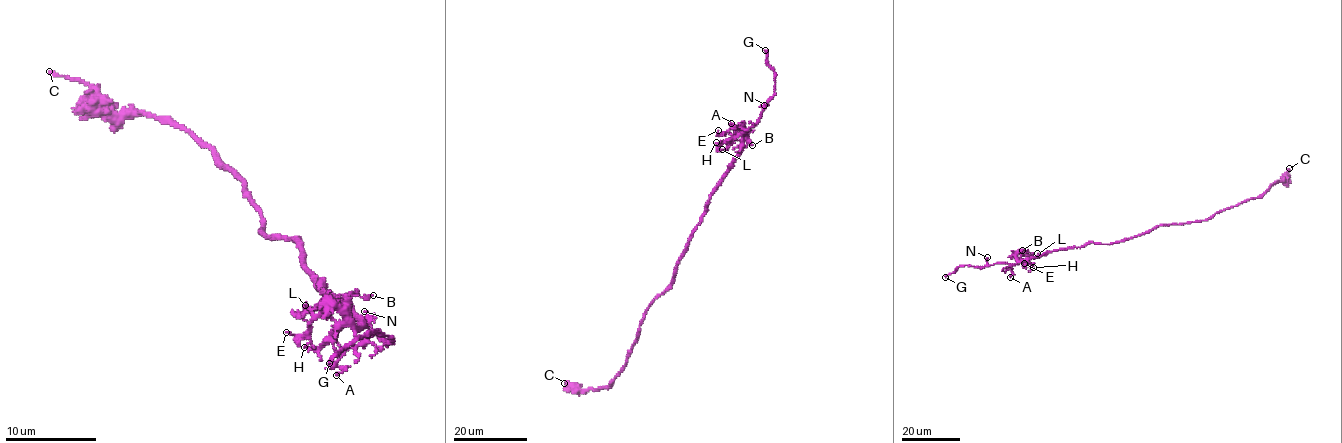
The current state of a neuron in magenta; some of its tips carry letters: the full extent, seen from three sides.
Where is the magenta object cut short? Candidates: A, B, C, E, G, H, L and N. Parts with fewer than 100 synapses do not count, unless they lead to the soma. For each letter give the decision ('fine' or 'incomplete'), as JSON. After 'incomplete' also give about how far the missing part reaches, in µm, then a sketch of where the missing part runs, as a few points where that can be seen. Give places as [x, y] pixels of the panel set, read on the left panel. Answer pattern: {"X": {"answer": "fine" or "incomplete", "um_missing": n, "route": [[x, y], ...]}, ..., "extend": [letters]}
{"A": {"answer": "fine"}, "B": {"answer": "fine"}, "C": {"answer": "fine"}, "E": {"answer": "fine"}, "G": {"answer": "incomplete", "um_missing": 20, "route": [[329, 363], [314, 364], [276, 384], [245, 392], [213, 392], [217, 387]]}, "H": {"answer": "fine"}, "L": {"answer": "fine"}, "N": {"answer": "fine"}, "extend": ["G"]}

